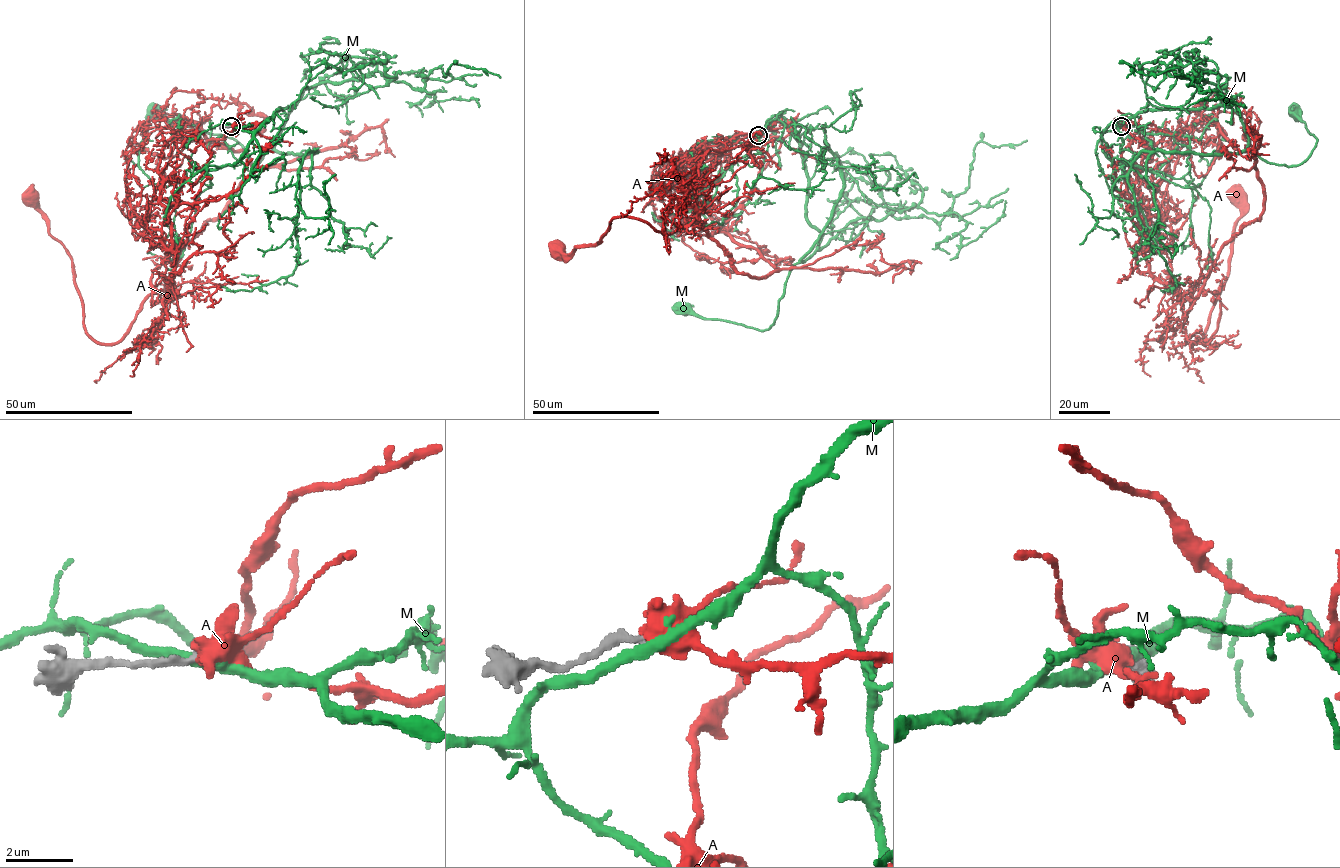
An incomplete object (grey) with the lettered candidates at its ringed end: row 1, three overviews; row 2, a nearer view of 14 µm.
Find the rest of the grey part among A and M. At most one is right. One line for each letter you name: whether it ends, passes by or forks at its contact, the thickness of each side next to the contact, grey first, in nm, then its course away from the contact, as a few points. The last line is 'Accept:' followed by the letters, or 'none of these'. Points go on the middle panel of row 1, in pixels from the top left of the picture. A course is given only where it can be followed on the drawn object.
A: it passes by; 240 nm thick on the grey side, 480 nm on the other; it runs (758, 135), (783, 141), (719, 229), (767, 276), (739, 274), (697, 216), (671, 233), (615, 217), (558, 250)
Accept: A

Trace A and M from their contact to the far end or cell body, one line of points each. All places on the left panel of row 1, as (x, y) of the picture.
A: (231, 126), (256, 124), (192, 136), (243, 151), (251, 174), (114, 343), (86, 332), (72, 259), (32, 193)
M: (232, 126), (256, 131), (280, 108), (295, 105), (276, 144), (252, 166), (233, 139), (172, 122), (156, 110)

